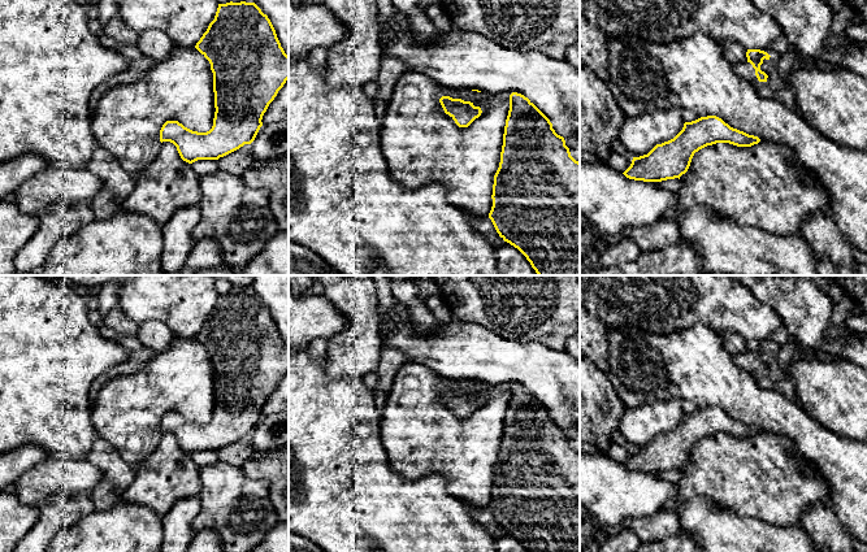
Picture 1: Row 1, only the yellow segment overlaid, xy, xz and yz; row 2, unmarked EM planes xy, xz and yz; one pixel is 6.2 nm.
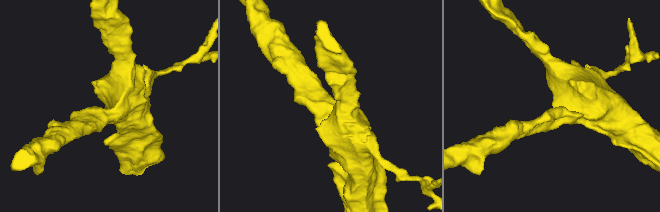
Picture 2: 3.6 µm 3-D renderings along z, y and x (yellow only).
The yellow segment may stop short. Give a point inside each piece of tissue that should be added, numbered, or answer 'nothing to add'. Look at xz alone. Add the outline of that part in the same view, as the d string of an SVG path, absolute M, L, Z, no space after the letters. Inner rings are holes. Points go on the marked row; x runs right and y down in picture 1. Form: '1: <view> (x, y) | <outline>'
nothing to add

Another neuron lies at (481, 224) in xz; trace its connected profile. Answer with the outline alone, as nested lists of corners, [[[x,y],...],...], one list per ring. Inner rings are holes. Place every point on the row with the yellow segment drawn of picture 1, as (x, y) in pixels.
[[[469,216],[472,229],[482,234],[493,245],[500,245],[504,240],[497,232],[489,216]]]

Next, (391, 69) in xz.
[[[383,57],[381,70],[377,77],[378,90],[373,97],[376,113],[385,117],[387,105],[394,94],[395,83],[406,73],[407,66],[402,60],[394,57]]]

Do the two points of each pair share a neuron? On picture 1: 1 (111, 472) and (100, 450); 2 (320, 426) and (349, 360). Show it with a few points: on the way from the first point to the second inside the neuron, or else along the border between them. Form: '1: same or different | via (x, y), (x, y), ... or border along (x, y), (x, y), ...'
1: same | via (111, 466), (111, 463), (103, 455)
2: different | border along (324, 357), (326, 373), (332, 378), (363, 376)

